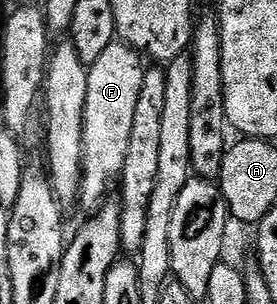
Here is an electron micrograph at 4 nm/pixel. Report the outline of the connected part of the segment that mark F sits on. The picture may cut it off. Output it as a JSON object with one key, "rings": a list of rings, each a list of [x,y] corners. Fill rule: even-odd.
{"rings":[[[116,41],[112,45],[108,45],[108,49],[104,49],[104,53],[100,53],[100,57],[94,62],[89,64],[88,67],[88,101],[84,105],[84,147],[82,153],[82,194],[80,196],[80,207],[86,210],[86,213],[93,213],[102,206],[106,195],[110,191],[110,186],[117,184],[122,177],[122,170],[124,169],[124,157],[128,157],[128,137],[132,133],[132,120],[136,114],[136,100],[140,97],[140,85],[144,85],[144,77],[147,73],[147,68],[144,64],[143,56],[139,55],[137,51],[128,46],[128,44],[121,41]]]}

